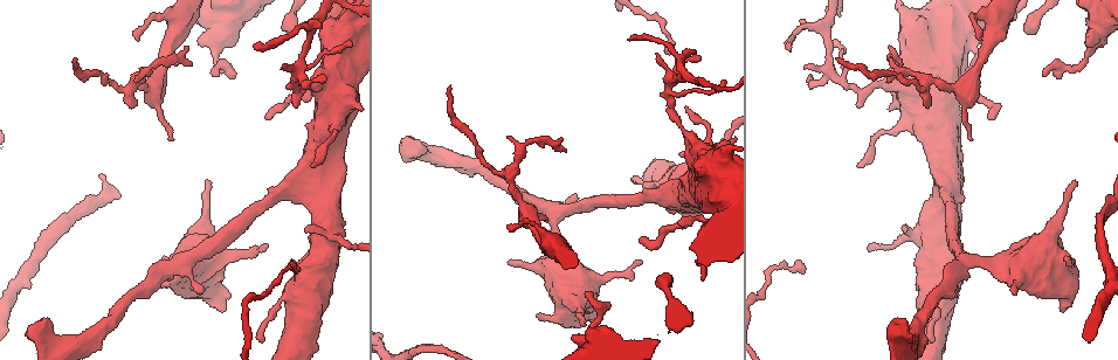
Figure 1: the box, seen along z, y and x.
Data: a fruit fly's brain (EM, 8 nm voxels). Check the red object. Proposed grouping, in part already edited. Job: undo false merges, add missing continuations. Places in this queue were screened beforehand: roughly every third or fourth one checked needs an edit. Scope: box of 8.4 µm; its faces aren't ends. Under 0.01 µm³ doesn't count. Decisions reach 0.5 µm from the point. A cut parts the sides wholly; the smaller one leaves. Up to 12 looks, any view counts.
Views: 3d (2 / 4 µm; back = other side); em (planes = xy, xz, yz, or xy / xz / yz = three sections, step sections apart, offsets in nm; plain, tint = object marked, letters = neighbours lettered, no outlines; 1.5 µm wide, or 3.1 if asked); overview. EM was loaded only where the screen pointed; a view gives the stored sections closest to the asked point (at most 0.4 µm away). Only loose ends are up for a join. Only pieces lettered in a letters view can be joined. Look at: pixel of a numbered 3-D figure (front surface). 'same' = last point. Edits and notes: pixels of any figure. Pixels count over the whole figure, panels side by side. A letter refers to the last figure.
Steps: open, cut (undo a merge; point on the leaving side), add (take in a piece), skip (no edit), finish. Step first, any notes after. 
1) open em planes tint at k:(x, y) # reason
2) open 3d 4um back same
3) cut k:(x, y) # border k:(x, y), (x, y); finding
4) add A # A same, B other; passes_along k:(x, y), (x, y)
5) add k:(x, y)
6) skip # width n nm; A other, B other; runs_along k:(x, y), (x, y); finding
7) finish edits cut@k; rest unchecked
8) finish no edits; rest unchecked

open em yz step 4 tint at 1:(858, 167) # an open end

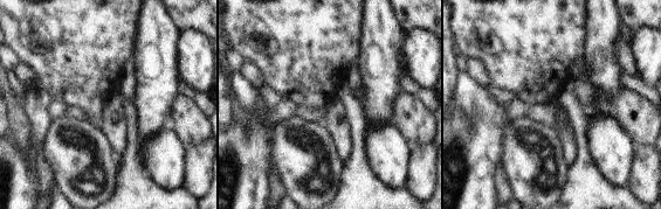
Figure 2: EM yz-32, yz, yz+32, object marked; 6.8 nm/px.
open em planes letters same

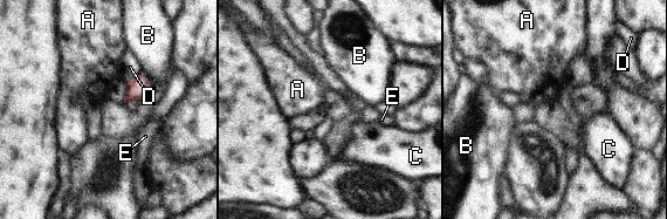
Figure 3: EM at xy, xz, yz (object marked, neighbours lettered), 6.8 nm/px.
skip # A other, B other, C other, D other, E other; border 3:(141, 70), (149, 81), (149, 90); none of them fits

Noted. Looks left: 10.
open em planes letters at 1:(992, 117) # end of a long branch

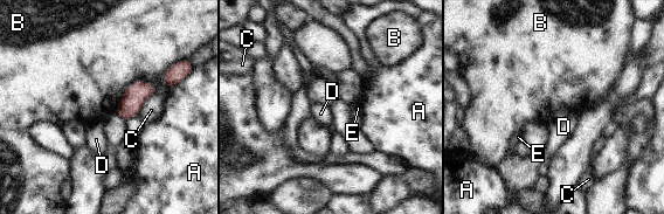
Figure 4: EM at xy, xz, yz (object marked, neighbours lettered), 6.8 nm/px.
skip # A other, B other, C other, D other, E other; border 4:(136, 115), (125, 121); no lettered piece goes on from it

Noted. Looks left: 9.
open em xy step 4 tint at 1:(304, 228) # thick end

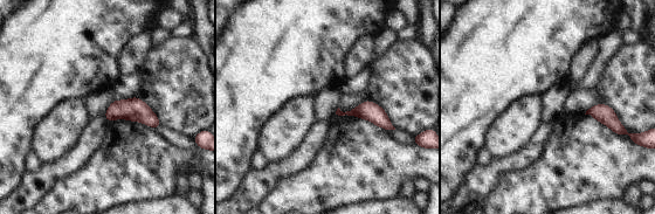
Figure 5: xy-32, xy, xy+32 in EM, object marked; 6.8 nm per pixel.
open em planes letters same

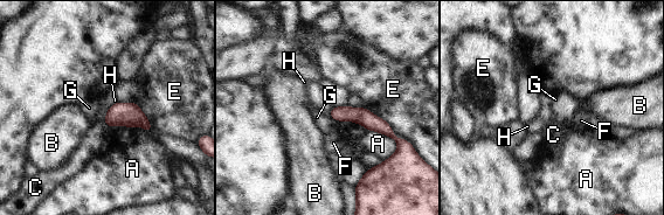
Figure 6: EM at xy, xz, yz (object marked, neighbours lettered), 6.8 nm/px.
skip # A other, B other, C other, E other, F other, G other, H other; runs_along 6:(333, 111), (360, 115), (389, 133); no lettered piece goes on from it

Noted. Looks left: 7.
open em planes letters at 1:(641, 260) # free end

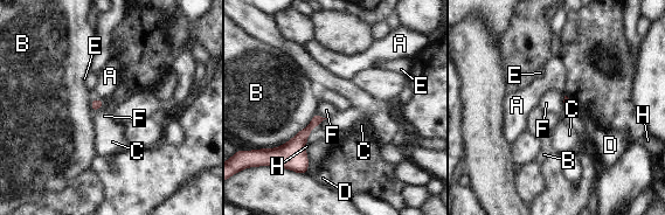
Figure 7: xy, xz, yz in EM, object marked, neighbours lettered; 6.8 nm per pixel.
skip # A other, B other, C other, D other, E other, F other, H other; border 7:(102, 99), (103, 105), (94, 112); no lettered piece goes on from it

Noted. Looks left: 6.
open 3d 4um at 1:(281, 68) # tapers out

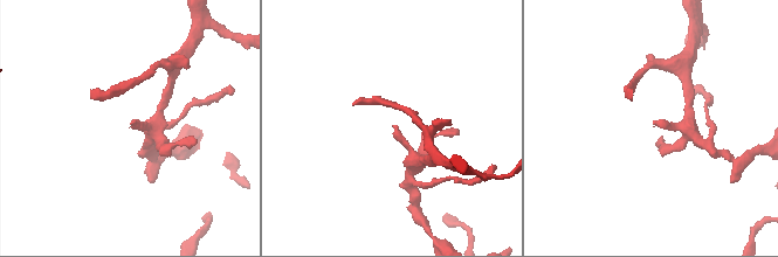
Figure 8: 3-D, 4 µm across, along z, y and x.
open em xz step 4 tint at 8:(656, 122) # now the EM

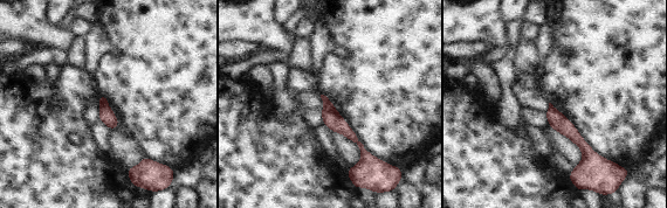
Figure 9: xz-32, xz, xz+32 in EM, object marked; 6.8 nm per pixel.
open em planes letters same # cut it another way

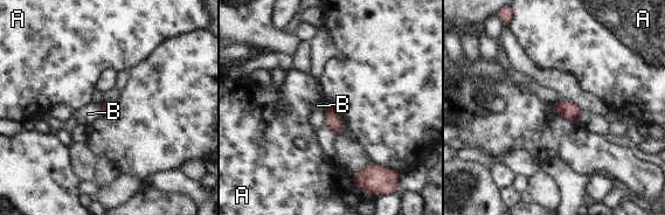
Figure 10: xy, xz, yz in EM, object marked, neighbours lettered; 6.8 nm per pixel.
skip # longest_contact A 90 nm; A other, B other; no lettered piece goes on from it

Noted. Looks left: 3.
finish no edits; rest unchecked

